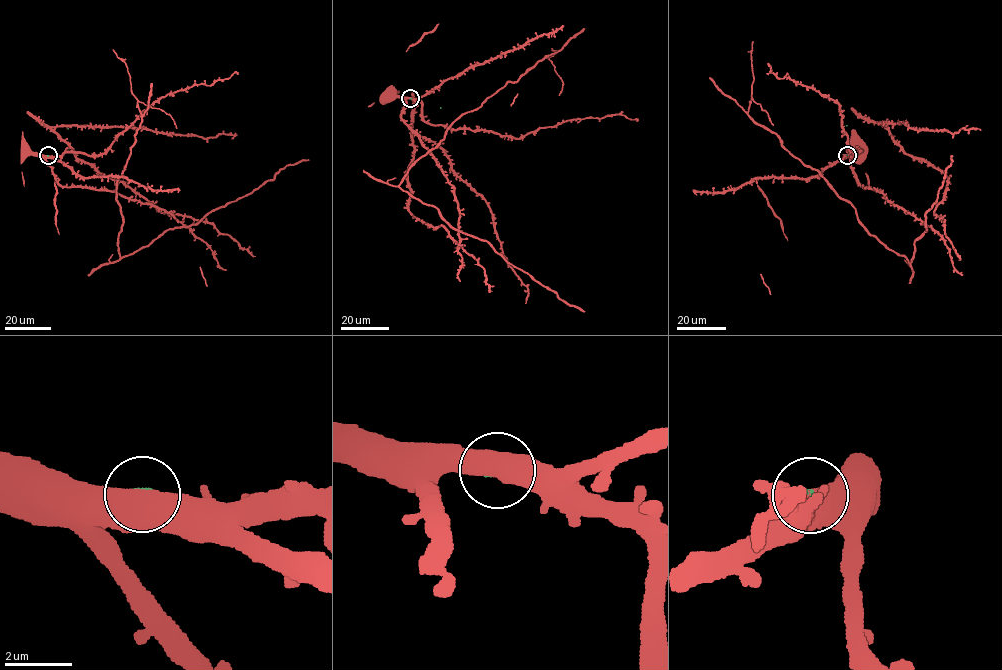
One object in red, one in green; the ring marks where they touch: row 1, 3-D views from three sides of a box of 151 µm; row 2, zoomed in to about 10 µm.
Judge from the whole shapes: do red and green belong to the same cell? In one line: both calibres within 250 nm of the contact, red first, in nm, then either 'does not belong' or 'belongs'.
550 nm thick on the red side, 120 nm on the other; does not belong

